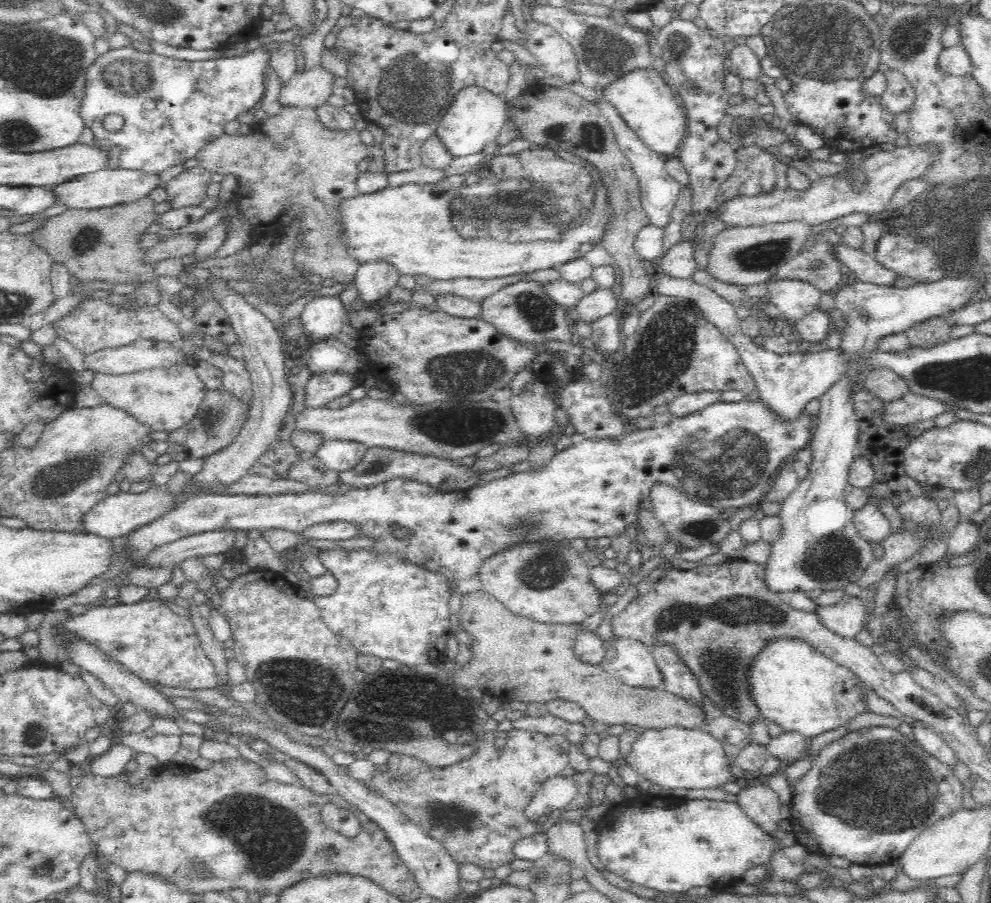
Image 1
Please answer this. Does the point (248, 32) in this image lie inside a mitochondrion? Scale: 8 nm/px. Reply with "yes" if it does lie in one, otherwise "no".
no

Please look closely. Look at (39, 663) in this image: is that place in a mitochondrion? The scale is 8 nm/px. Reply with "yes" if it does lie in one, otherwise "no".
no

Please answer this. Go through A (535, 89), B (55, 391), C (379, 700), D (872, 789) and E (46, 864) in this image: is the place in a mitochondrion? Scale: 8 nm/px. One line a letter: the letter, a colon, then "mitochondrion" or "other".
A: other
B: other
C: mitochondrion
D: mitochondrion
E: mitochondrion

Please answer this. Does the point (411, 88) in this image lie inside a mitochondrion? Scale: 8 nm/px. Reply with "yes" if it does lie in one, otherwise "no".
yes

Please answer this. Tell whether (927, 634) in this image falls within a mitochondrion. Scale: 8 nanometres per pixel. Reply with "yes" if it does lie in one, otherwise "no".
no

